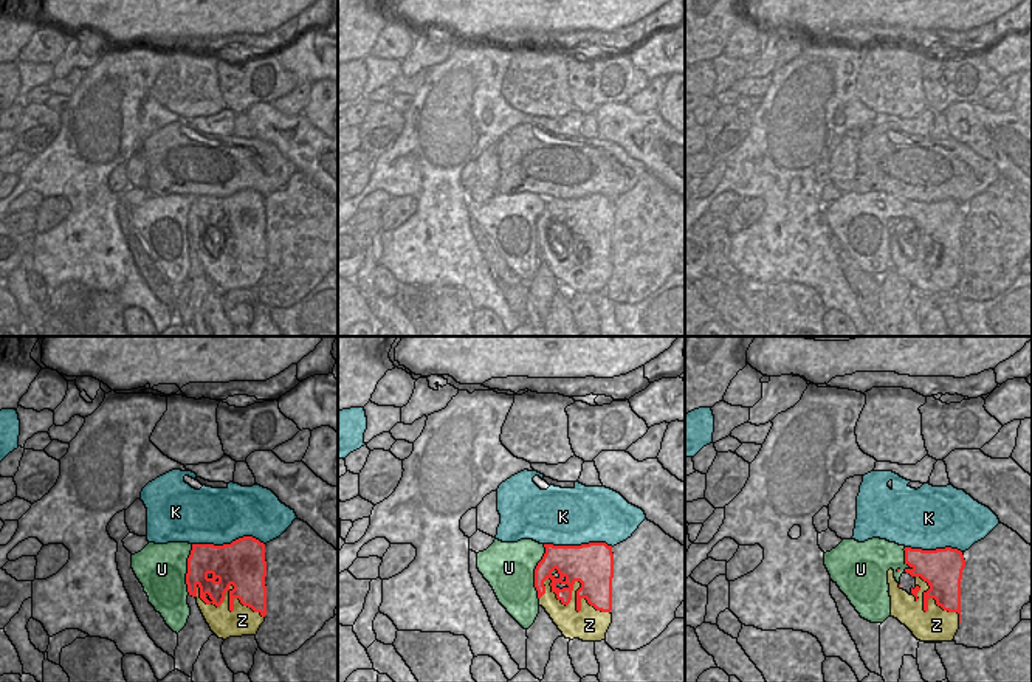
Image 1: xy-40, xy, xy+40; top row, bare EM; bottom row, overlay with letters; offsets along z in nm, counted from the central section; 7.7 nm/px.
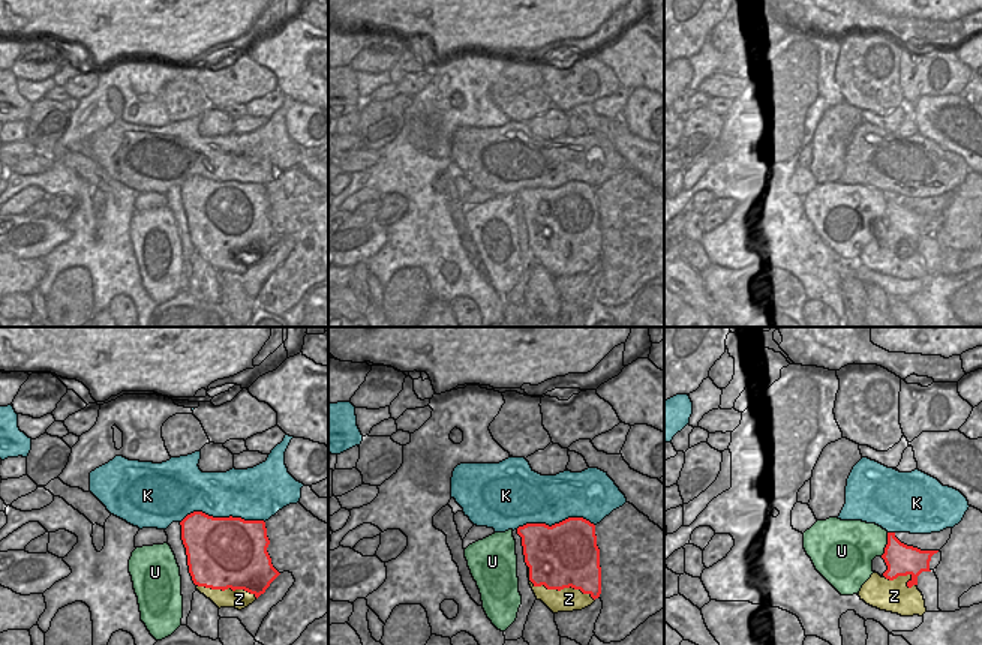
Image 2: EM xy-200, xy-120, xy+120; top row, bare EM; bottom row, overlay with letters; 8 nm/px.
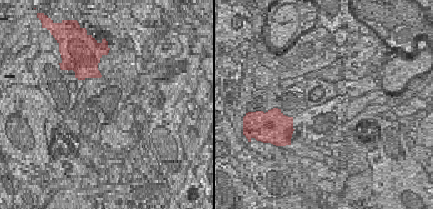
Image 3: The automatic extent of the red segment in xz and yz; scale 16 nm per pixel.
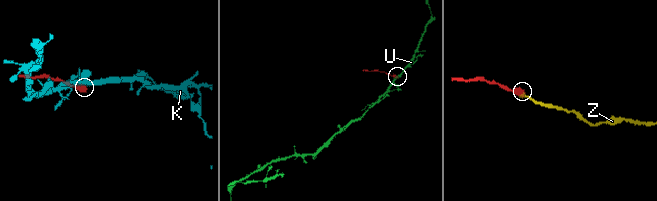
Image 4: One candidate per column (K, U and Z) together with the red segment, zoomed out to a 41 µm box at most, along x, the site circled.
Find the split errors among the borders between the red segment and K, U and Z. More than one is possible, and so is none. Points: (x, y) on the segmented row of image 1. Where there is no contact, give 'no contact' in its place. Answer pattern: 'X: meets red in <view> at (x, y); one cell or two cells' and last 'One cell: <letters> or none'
K: meets red in xy-40 at (228, 544); two cells
U: meets red in xy at (535, 572); two cells
Z: meets red in xy-40 at (230, 600); one cell
One cell: Z

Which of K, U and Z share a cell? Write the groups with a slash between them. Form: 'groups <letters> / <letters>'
groups K / U / Z

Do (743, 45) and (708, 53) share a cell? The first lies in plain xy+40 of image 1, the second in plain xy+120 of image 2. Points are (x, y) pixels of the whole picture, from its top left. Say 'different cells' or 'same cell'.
different cells

